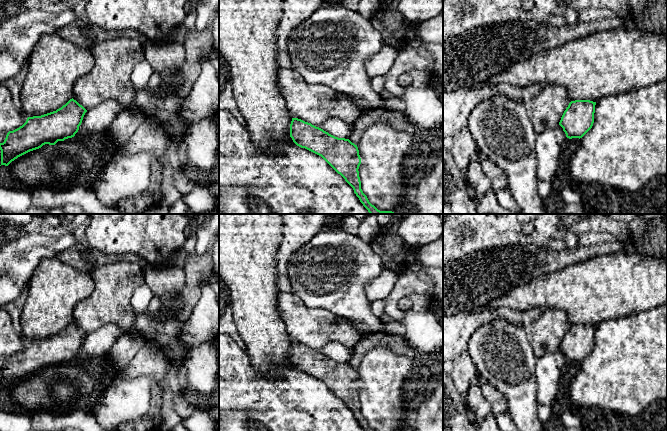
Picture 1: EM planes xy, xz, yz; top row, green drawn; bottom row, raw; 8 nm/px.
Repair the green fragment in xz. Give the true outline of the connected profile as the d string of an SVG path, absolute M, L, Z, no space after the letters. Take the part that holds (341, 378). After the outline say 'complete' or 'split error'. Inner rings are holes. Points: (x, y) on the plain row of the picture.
M292 342L290 361L297 370L321 380L353 412L364 431L375 431L361 413L357 369L298 342Z; complete

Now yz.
M590 324L571 325L564 335L559 349L566 361L582 362L593 350L596 326Z; complete

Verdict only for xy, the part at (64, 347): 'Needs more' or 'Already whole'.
Already whole

